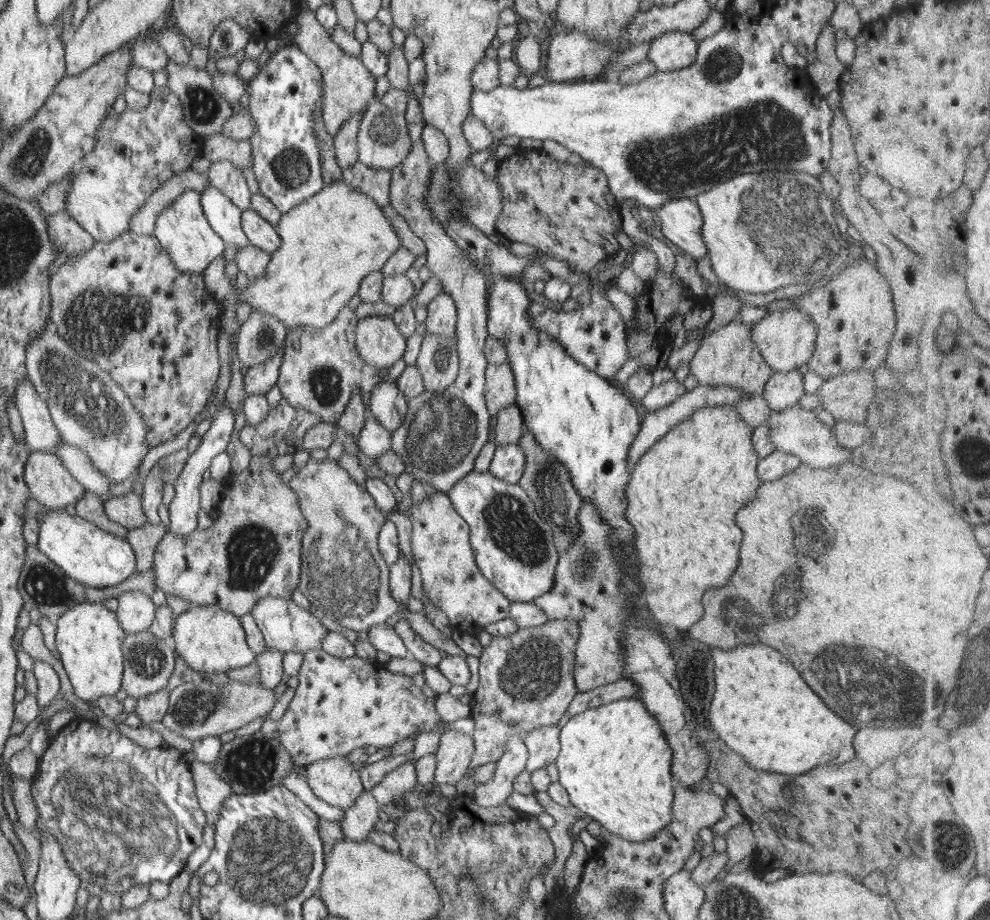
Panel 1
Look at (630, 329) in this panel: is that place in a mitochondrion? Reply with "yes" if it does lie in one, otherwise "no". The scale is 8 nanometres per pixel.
no

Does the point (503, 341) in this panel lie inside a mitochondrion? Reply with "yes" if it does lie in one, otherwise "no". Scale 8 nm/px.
no

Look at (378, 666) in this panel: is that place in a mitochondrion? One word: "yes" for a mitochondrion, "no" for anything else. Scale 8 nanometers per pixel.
no

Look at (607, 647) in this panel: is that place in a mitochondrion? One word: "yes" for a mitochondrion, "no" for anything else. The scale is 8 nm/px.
no

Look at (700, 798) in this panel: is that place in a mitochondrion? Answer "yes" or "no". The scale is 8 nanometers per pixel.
no

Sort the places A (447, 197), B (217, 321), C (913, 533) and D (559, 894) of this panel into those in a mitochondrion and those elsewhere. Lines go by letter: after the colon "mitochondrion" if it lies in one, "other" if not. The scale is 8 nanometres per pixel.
A: mitochondrion
B: other
C: other
D: other

